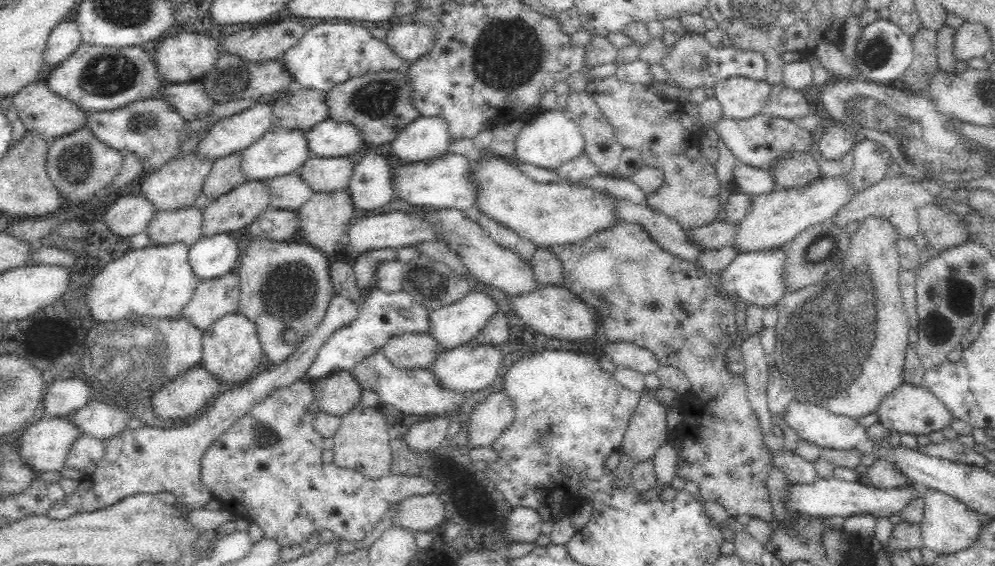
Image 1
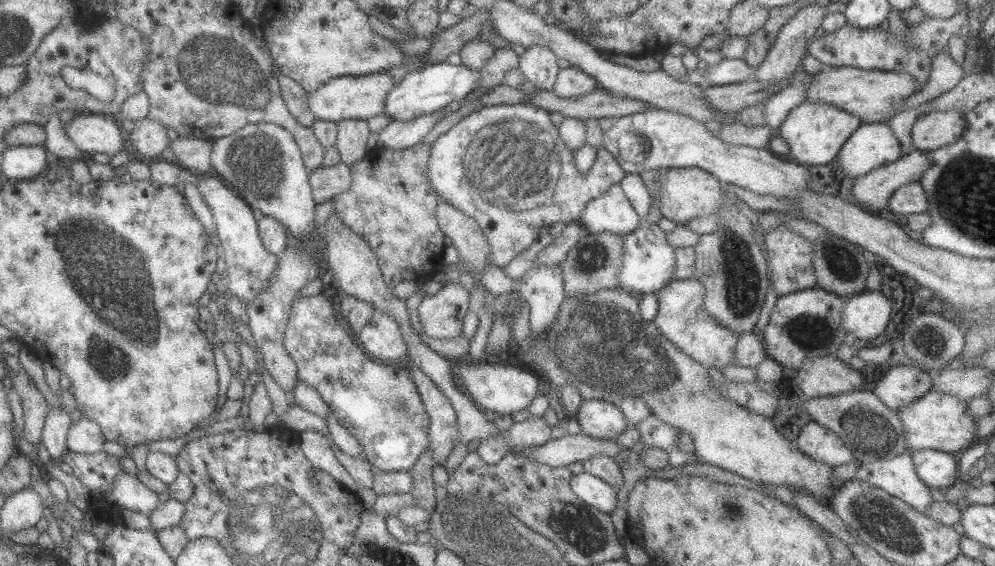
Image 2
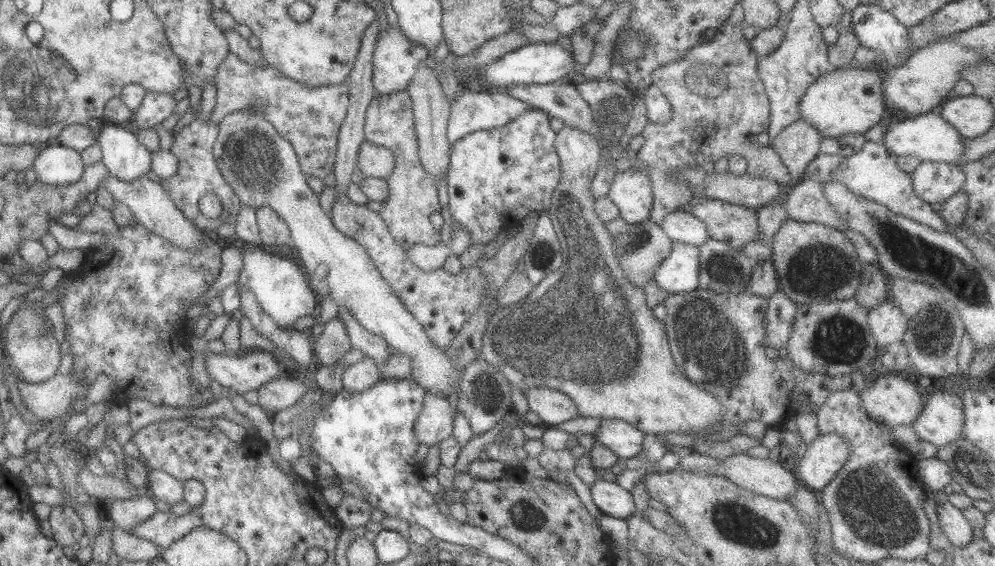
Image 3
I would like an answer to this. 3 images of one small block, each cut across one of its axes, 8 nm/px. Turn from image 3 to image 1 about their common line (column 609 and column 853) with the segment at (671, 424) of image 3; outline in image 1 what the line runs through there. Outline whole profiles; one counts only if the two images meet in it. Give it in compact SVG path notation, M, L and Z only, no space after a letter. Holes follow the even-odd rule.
M875 216L865 218L856 234L851 237L850 253L842 260L842 264L836 270L828 272L822 282L818 284L811 284L810 287L802 287L791 293L787 292L775 305L778 312L777 324L774 328L777 343L769 357L774 359L784 384L795 393L794 398L796 401L817 404L827 408L832 414L860 419L862 416L875 414L876 410L880 408L882 400L903 384L904 354L909 346L908 330L911 324L908 321L901 290L899 289L899 268L901 266L898 251L896 251L898 237L896 229L885 218L876 218Z

